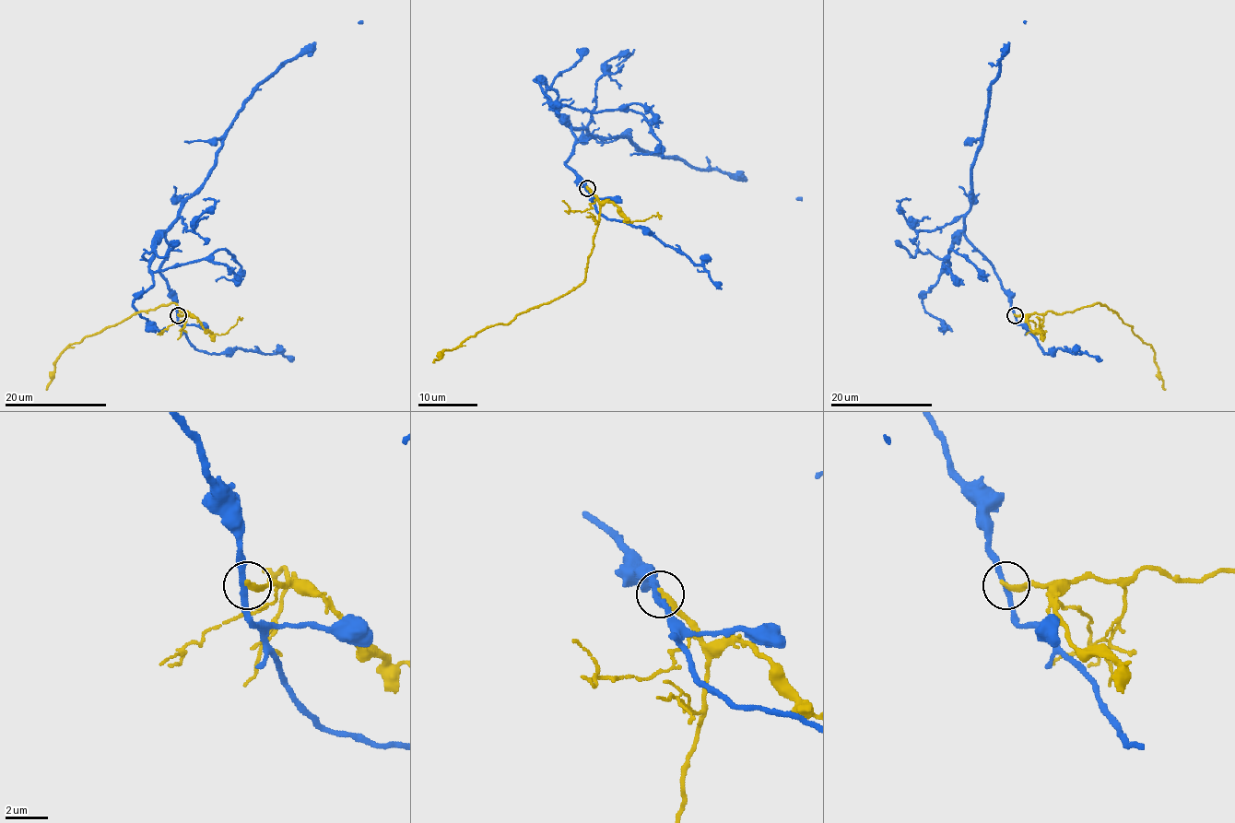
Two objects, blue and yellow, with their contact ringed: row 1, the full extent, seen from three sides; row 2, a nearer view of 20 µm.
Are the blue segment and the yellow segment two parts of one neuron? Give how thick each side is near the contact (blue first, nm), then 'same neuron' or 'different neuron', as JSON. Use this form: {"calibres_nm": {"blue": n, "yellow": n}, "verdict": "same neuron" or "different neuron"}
{"calibres_nm": {"blue": 260, "yellow": 240}, "verdict": "different neuron"}

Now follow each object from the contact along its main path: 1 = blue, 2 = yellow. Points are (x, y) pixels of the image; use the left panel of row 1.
1: (178, 314), (160, 272), (166, 229), (205, 182), (241, 103), (288, 62), (362, 21)
2: (178, 314), (189, 313), (171, 303), (137, 312), (70, 344), (57, 359), (54, 376), (45, 390)

